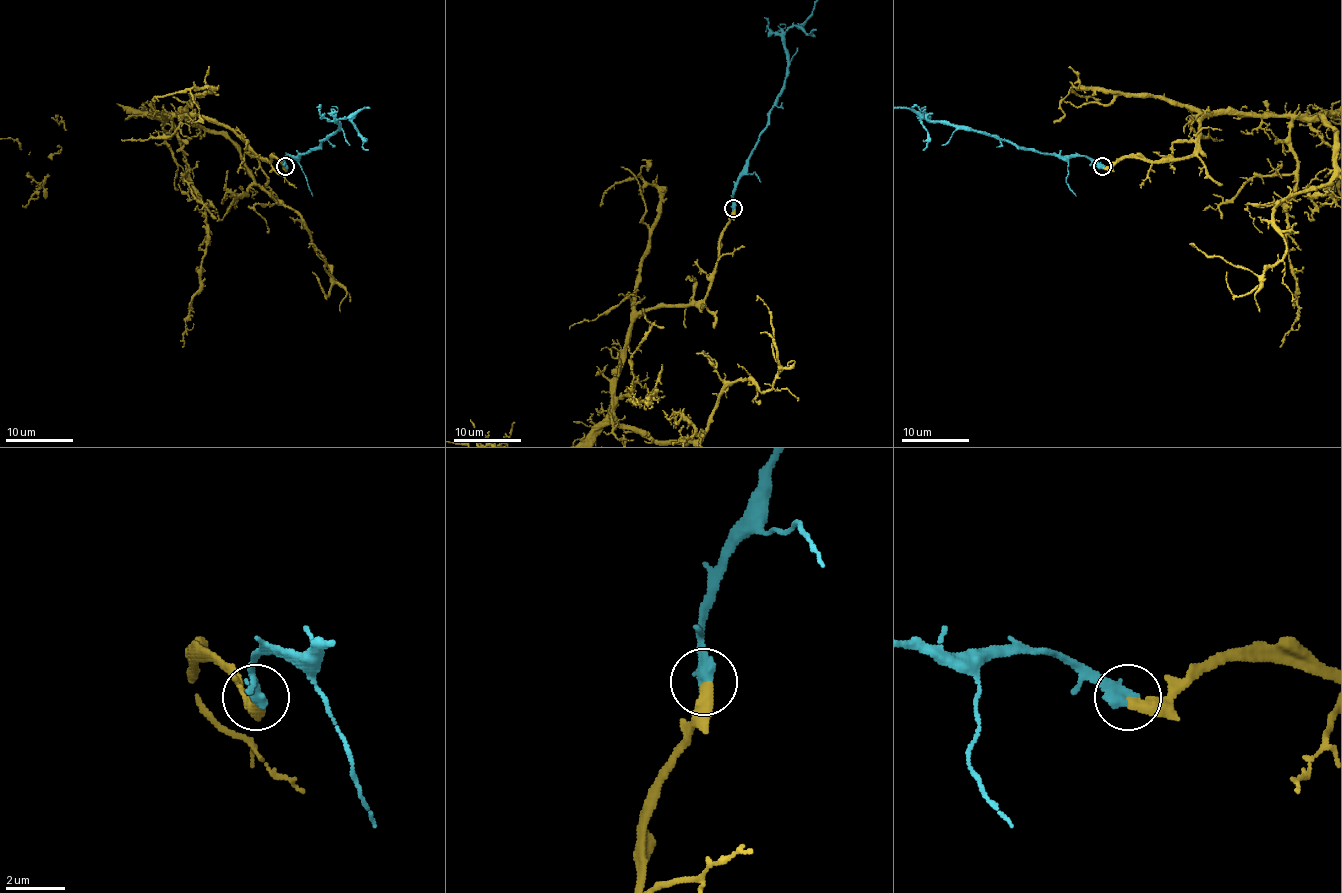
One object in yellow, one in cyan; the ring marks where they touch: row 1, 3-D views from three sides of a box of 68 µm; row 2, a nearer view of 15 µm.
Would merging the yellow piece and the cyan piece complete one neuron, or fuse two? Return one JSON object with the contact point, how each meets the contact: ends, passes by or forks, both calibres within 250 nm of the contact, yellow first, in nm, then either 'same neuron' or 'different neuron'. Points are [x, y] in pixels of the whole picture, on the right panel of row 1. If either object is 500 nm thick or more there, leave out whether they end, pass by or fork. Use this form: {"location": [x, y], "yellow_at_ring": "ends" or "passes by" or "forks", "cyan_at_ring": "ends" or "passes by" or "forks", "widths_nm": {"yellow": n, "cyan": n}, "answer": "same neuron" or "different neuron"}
{"location": [1102, 166], "yellow_at_ring": "ends", "cyan_at_ring": "ends", "widths_nm": {"yellow": 440, "cyan": 480}, "answer": "same neuron"}

